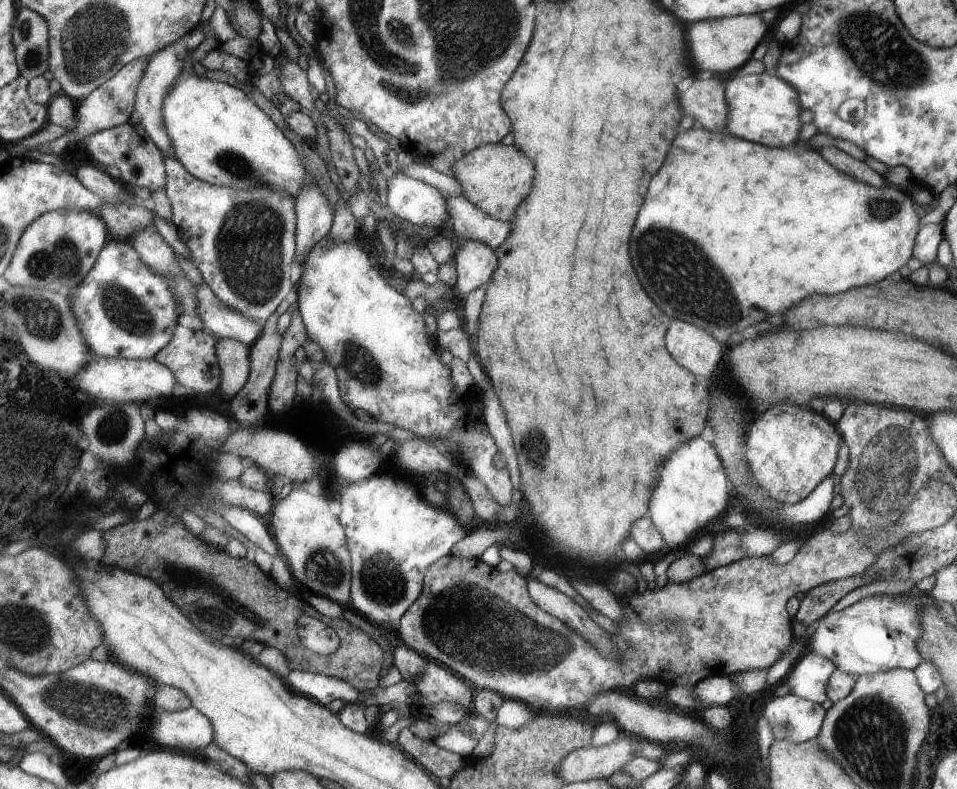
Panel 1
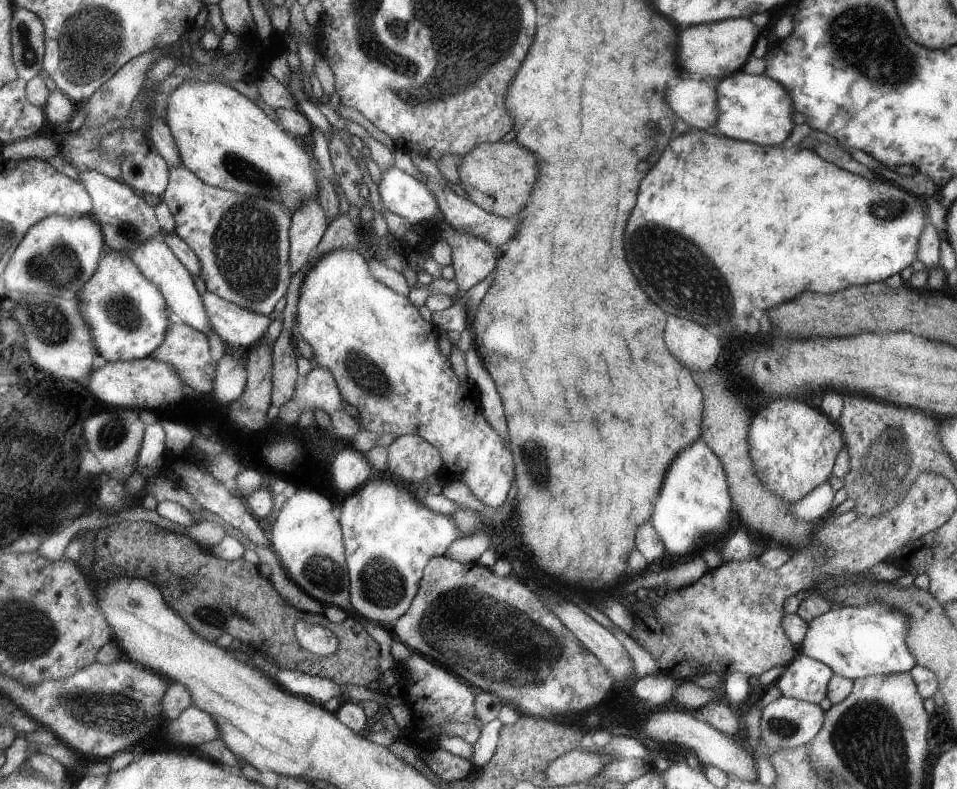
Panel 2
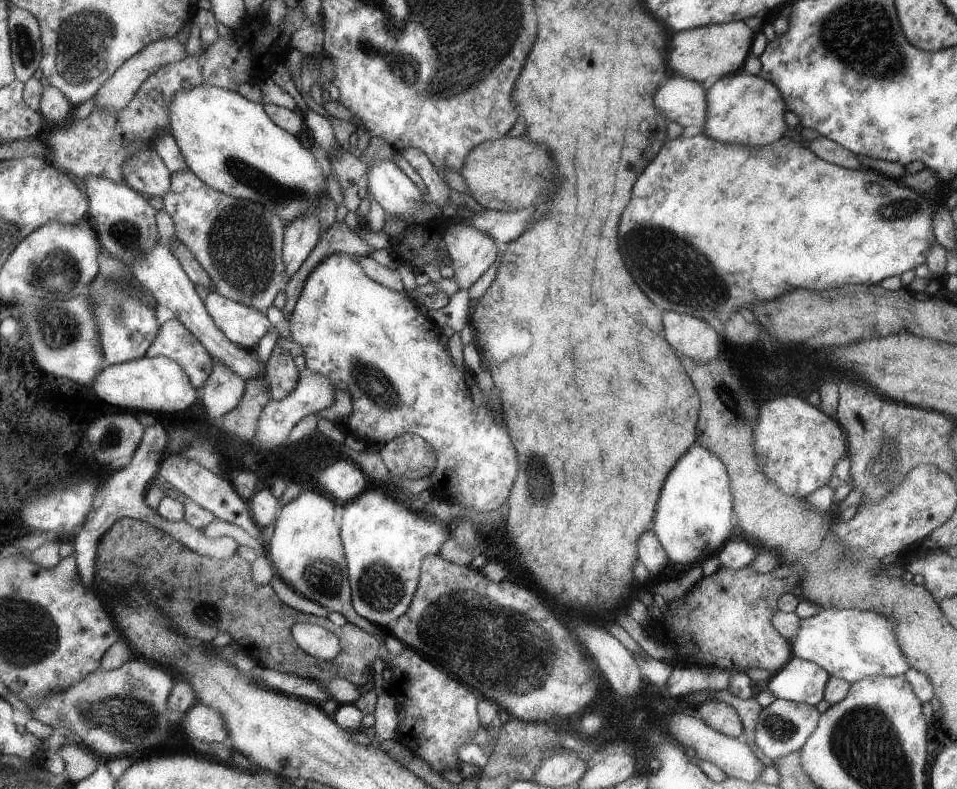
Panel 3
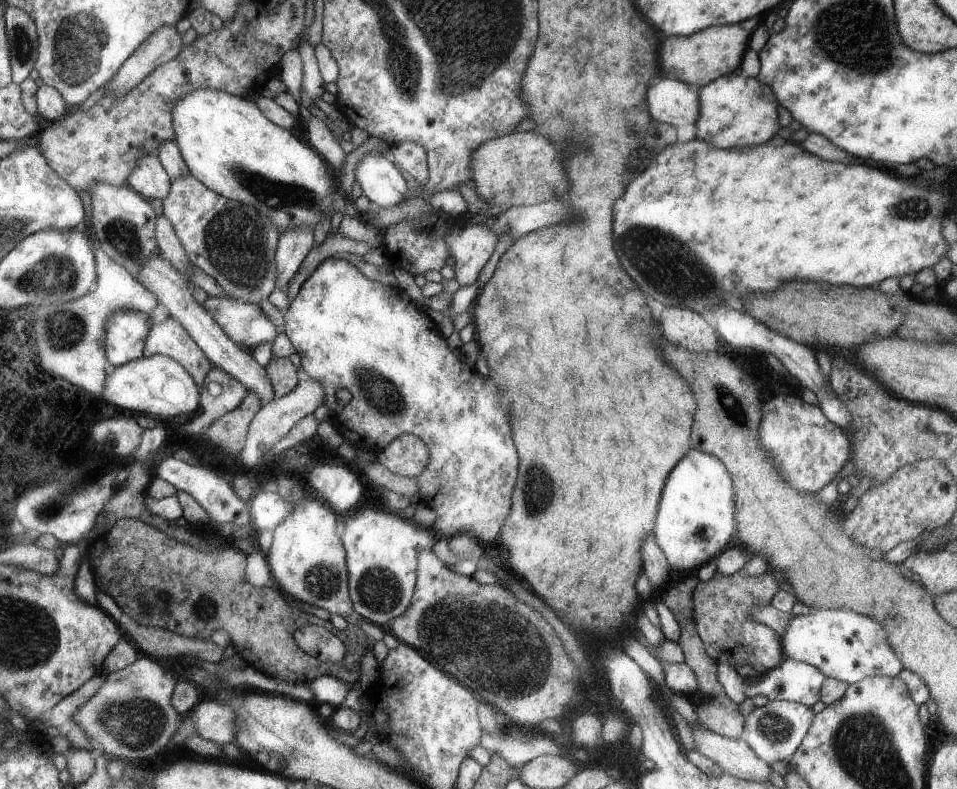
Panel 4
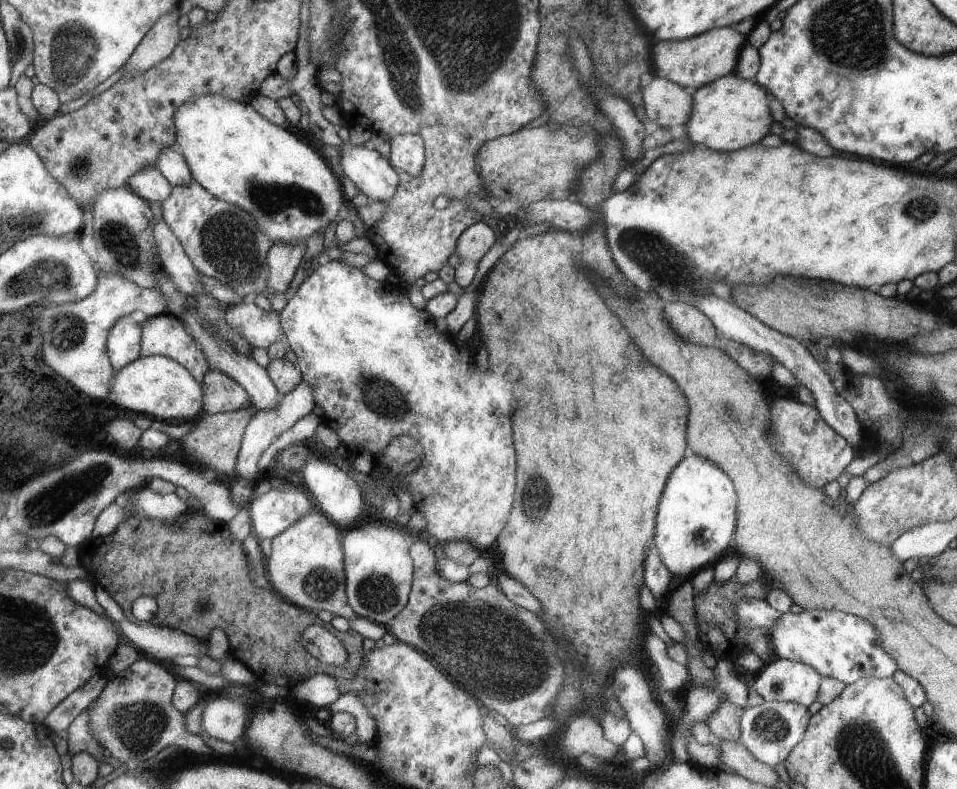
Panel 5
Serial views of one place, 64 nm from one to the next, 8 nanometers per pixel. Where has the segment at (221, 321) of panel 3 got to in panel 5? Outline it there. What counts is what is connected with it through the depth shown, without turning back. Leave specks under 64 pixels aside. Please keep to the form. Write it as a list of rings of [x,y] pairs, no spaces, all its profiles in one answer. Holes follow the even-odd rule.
[[[245,300],[238,304],[221,305],[226,312],[224,320],[248,340],[252,349],[267,349],[284,334],[276,311],[268,312]]]

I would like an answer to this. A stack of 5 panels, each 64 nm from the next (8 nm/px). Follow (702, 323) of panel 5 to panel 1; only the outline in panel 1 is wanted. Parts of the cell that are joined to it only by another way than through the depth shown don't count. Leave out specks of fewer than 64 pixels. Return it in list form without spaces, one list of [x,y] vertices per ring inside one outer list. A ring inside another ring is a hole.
[[[672,320],[672,328],[668,328],[668,352],[694,376],[711,383],[712,372],[722,358],[722,344],[702,328]]]

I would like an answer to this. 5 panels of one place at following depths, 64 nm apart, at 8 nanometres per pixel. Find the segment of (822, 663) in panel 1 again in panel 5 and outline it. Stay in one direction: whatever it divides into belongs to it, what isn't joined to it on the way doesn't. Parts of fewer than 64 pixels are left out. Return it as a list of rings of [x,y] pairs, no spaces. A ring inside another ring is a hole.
[[[775,658],[755,674],[754,682],[748,687],[748,691],[760,694],[765,701],[788,701],[808,707],[819,698],[823,679],[824,676],[811,665]]]

